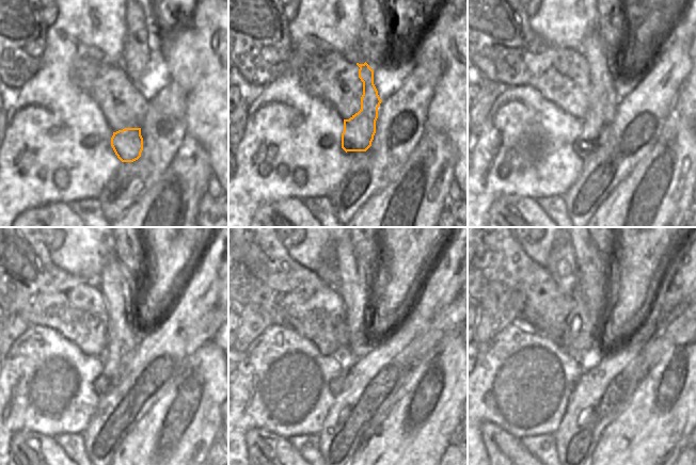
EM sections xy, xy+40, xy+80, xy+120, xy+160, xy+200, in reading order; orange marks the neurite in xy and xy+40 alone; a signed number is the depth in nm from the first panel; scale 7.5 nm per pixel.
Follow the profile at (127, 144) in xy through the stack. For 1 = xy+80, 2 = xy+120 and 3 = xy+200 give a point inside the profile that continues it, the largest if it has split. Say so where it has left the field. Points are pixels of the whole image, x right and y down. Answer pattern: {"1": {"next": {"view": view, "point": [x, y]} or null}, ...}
{"1": {"next": {"view": "xy+80", "point": [603, 100]}}, "2": {"next": {"view": "xy+120", "point": [119, 291]}}, "3": {"next": {"view": "xy+200", "point": [592, 267]}}}

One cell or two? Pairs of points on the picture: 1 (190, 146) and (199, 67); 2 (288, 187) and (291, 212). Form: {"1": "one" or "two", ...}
{"1": "two", "2": "two"}

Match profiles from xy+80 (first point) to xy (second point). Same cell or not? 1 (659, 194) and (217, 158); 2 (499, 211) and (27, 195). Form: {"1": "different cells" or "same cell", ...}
{"1": "different cells", "2": "different cells"}

